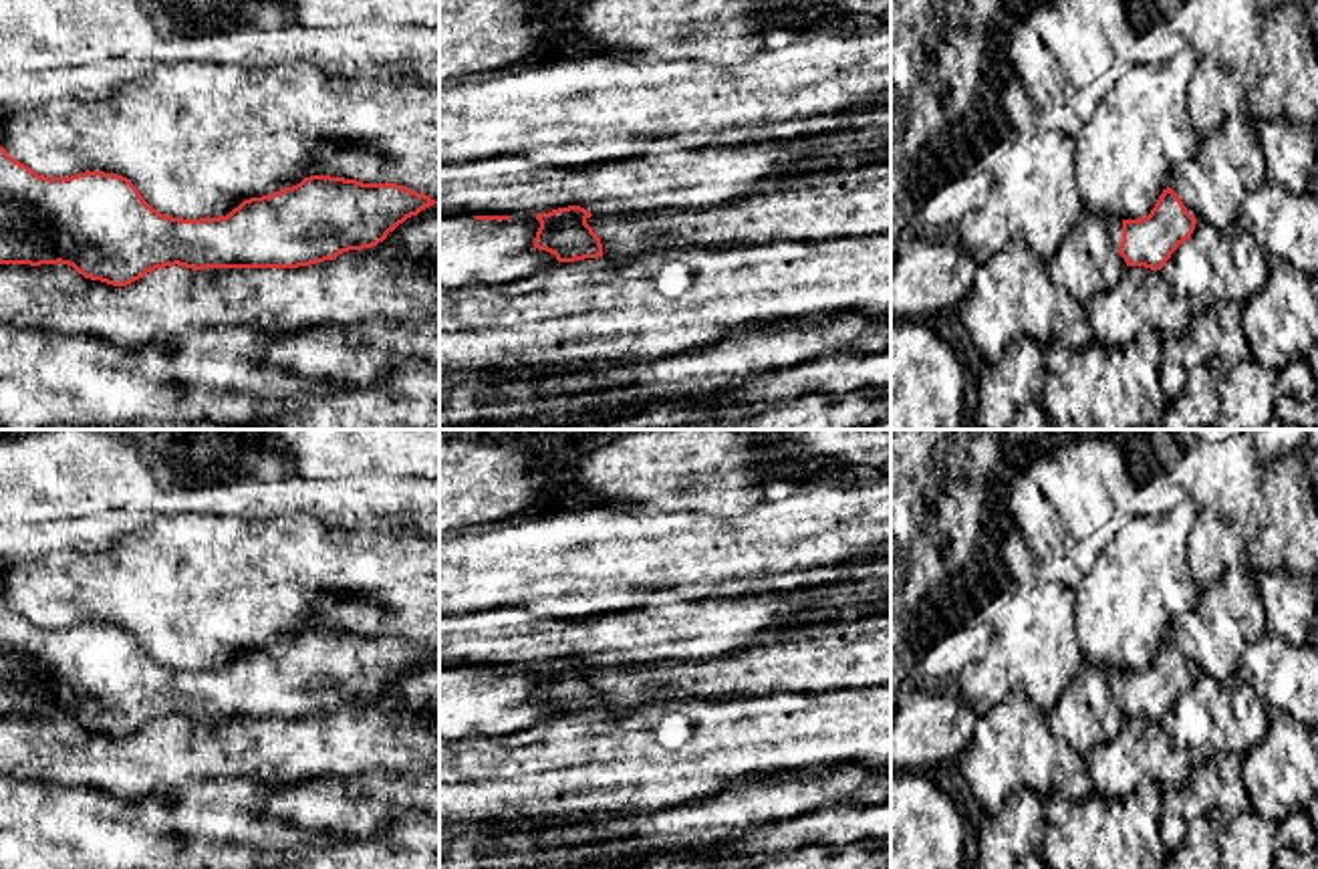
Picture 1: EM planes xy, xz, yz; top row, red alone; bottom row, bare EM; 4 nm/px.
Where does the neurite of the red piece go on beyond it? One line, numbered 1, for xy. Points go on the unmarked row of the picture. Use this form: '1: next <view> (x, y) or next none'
1: next none

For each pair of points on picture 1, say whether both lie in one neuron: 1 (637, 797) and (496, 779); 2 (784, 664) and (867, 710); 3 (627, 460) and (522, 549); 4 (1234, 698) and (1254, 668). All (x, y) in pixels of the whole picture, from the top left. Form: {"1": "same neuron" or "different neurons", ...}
{"1": "same neuron", "2": "different neurons", "3": "different neurons", "4": "different neurons"}

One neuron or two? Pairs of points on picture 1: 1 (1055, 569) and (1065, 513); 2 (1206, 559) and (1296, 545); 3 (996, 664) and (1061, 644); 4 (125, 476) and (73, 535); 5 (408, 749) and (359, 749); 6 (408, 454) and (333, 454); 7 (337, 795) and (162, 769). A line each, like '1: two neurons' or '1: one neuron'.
1: two neurons
2: one neuron
3: one neuron
4: two neurons
5: one neuron
6: one neuron
7: two neurons

